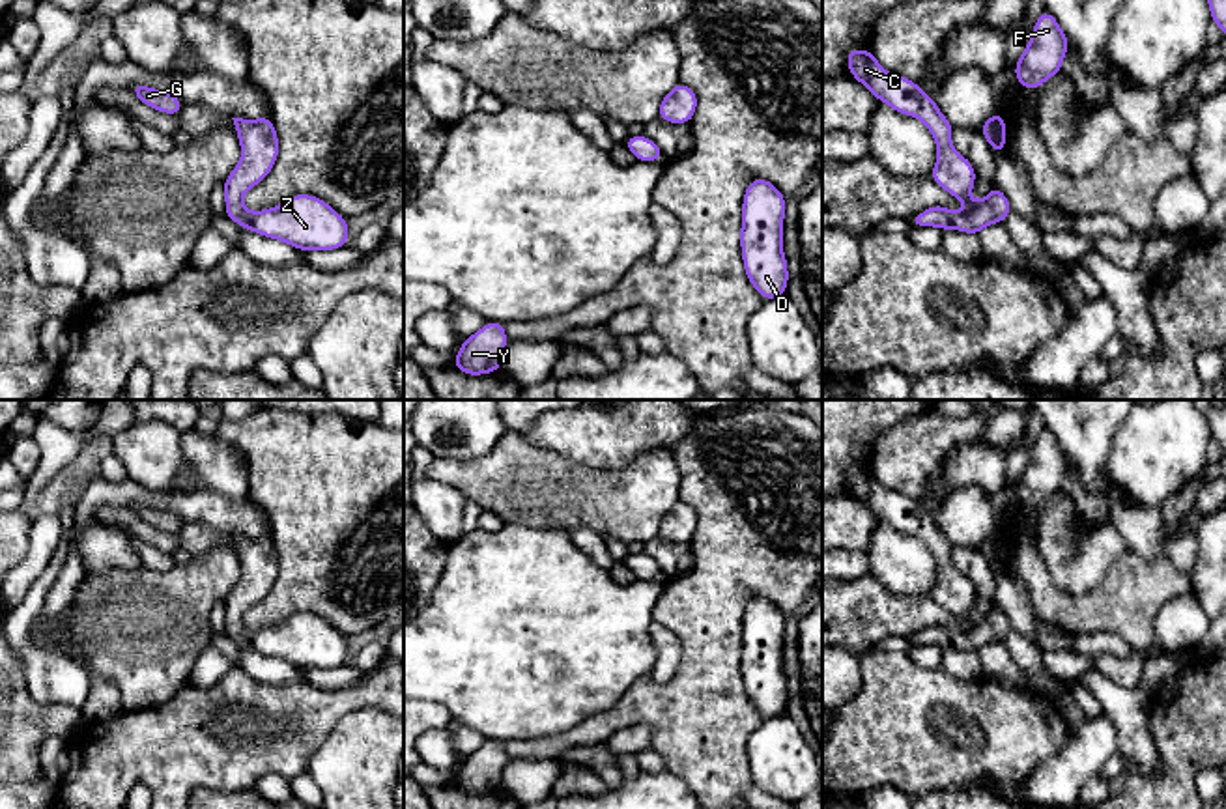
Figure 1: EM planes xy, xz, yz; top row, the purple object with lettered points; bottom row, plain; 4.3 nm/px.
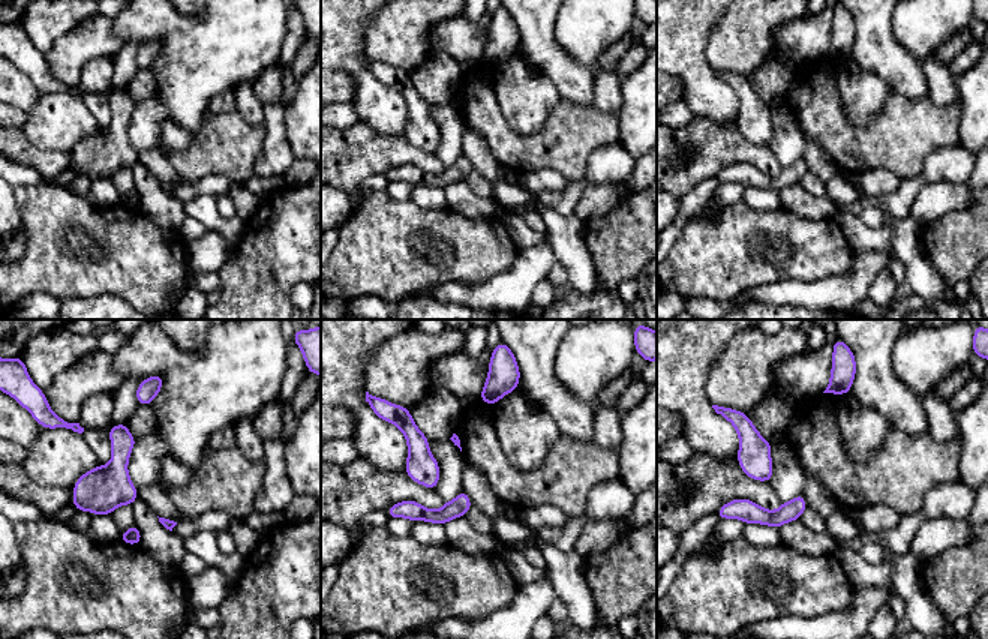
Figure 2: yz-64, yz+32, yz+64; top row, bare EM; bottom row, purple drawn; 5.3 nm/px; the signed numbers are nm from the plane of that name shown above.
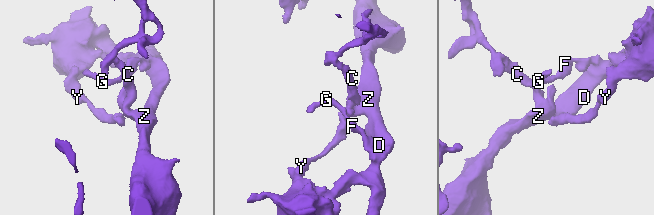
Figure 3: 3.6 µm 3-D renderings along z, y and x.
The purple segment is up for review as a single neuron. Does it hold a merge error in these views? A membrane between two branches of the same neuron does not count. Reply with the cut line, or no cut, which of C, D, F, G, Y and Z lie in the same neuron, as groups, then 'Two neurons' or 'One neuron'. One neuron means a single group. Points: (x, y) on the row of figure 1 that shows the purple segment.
No split. Groups: C D F G Y Z. One neuron

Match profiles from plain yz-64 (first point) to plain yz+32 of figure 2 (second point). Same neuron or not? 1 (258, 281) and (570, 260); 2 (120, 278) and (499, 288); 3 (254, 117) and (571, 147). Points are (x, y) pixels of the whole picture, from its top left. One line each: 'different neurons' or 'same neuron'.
1: different neurons
2: different neurons
3: different neurons

